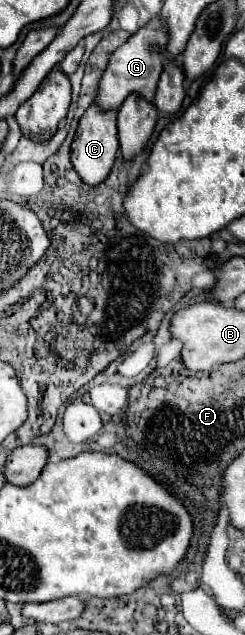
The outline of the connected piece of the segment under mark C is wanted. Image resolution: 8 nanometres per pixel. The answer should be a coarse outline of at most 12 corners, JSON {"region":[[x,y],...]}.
{"region":[[89,107],[71,143],[85,183],[109,175],[119,149],[117,111]]}

